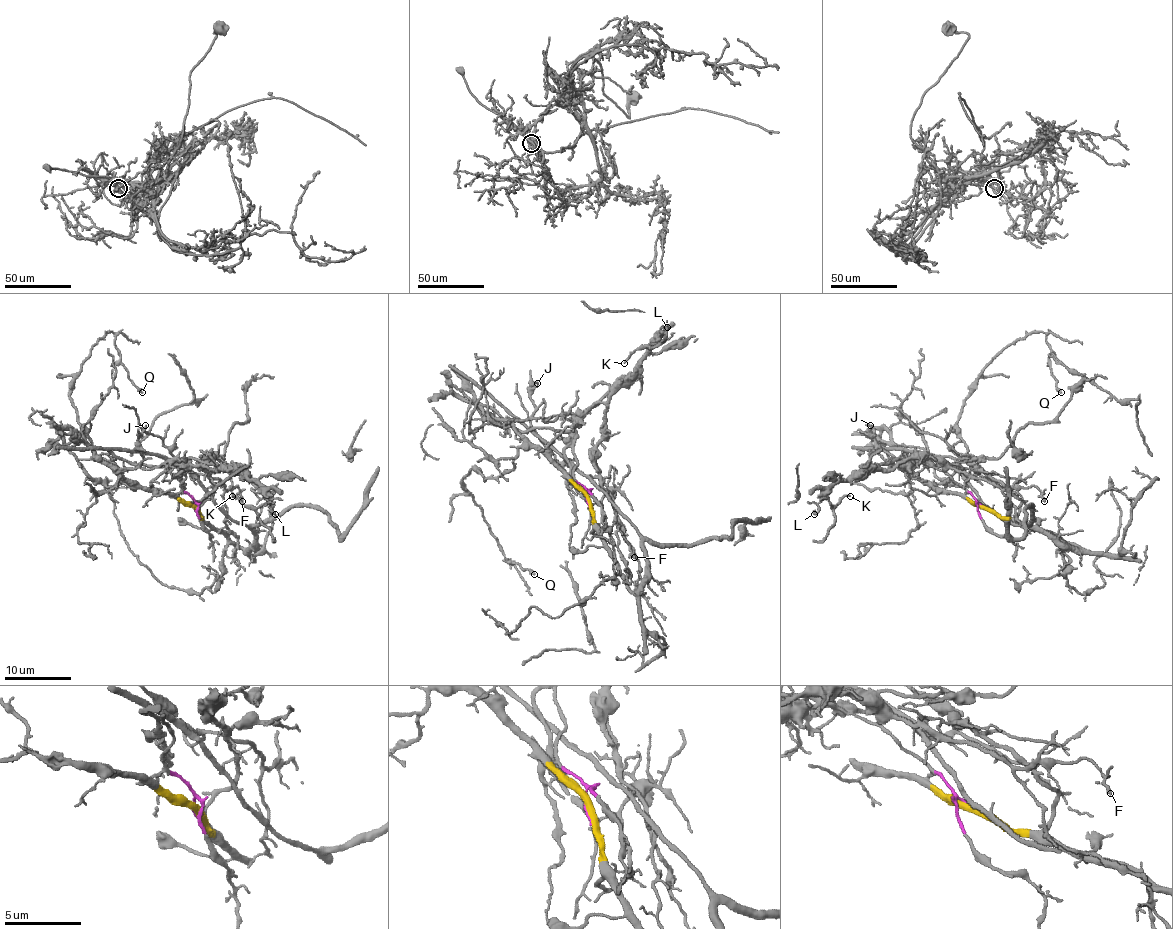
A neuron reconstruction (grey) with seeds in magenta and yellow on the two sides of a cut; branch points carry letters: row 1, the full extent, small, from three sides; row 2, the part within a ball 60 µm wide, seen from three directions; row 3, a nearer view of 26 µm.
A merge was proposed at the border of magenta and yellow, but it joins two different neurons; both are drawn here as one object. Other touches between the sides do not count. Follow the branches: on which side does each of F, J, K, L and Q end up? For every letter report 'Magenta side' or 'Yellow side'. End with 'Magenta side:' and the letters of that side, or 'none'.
F: Magenta side
J: Yellow side
K: Magenta side
L: Magenta side
Q: Yellow side
Magenta side: F, K, L

